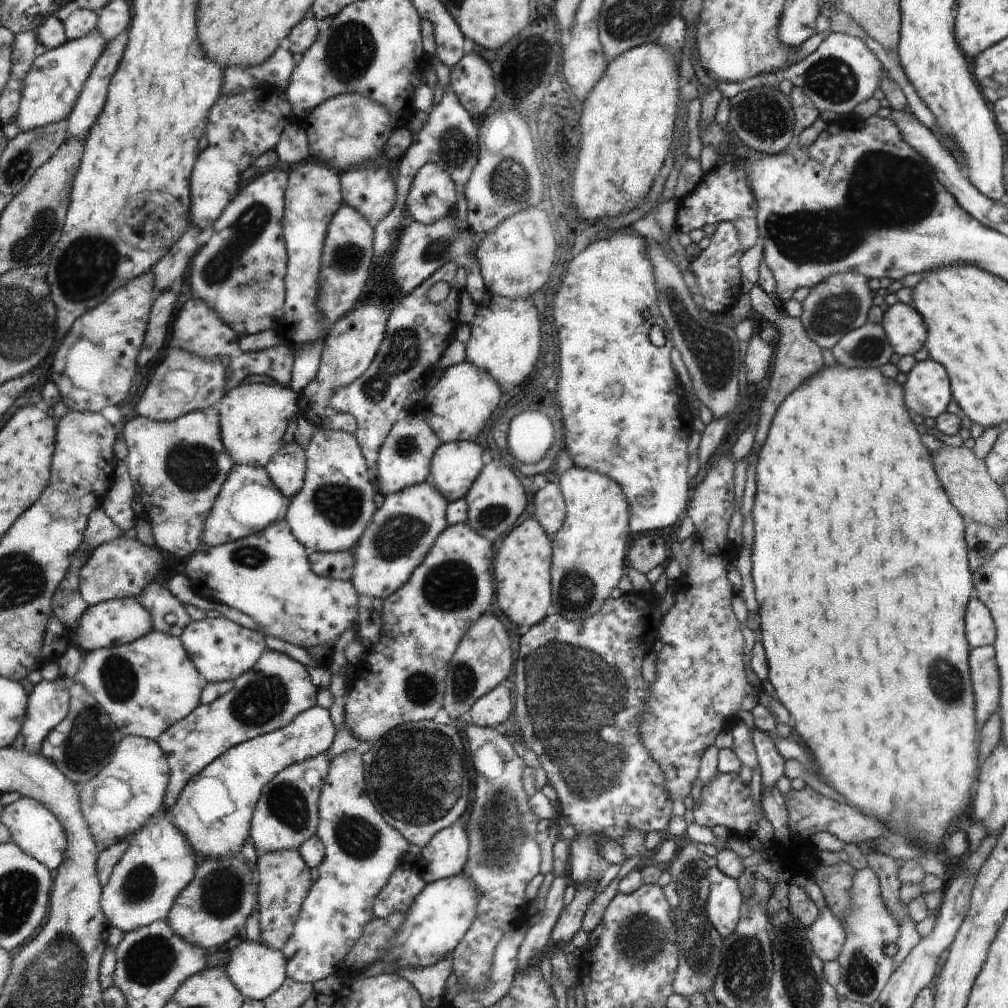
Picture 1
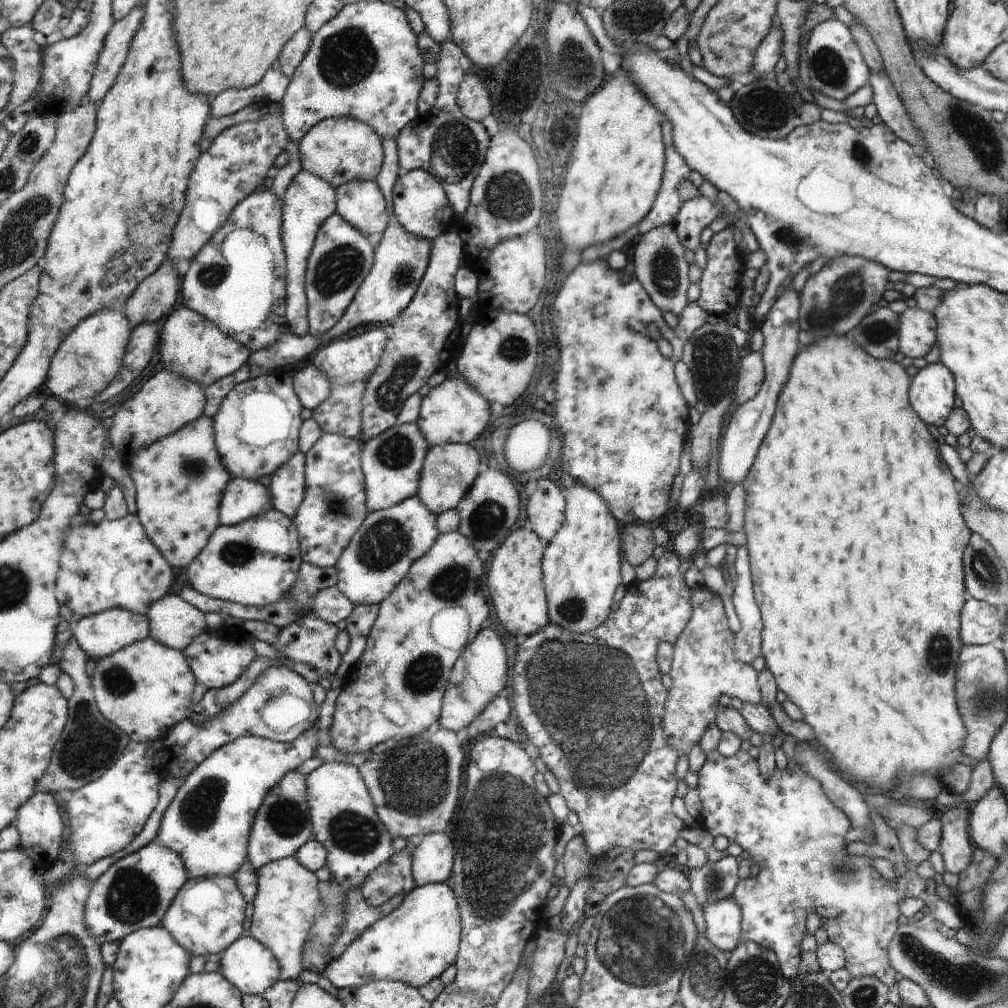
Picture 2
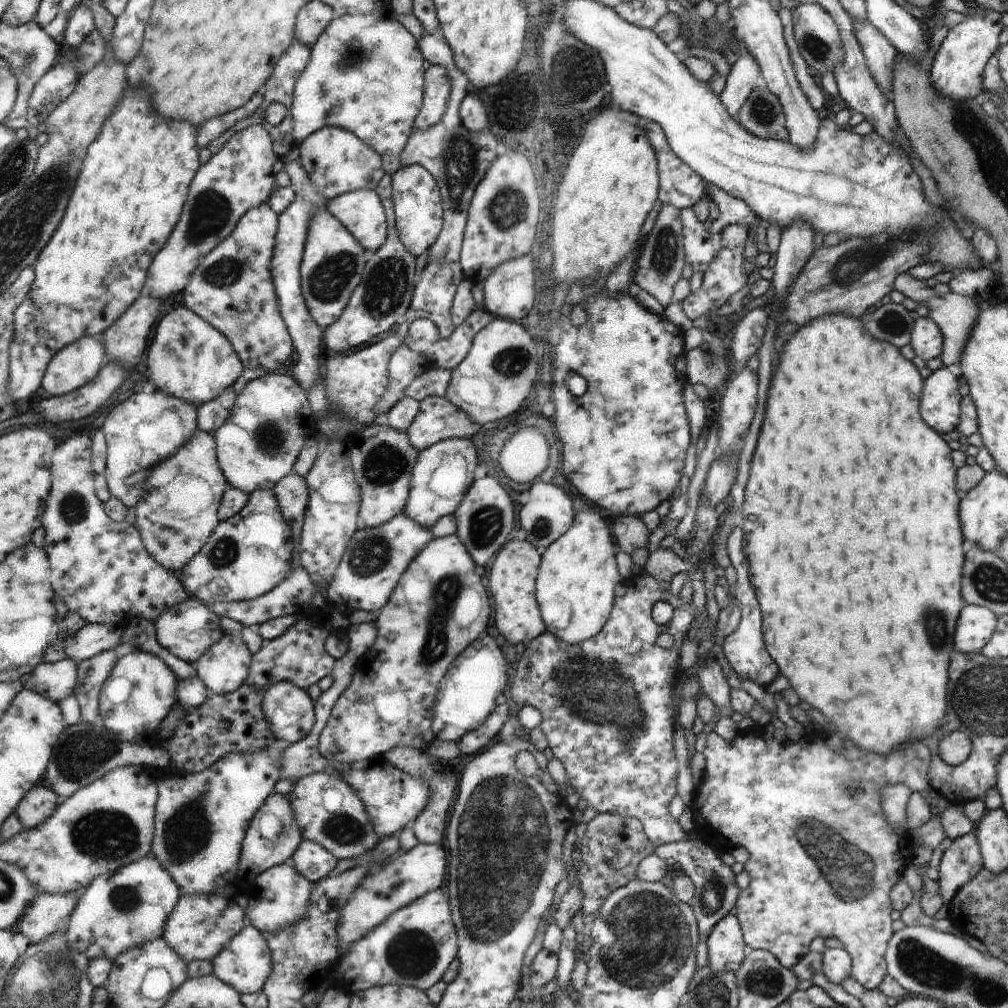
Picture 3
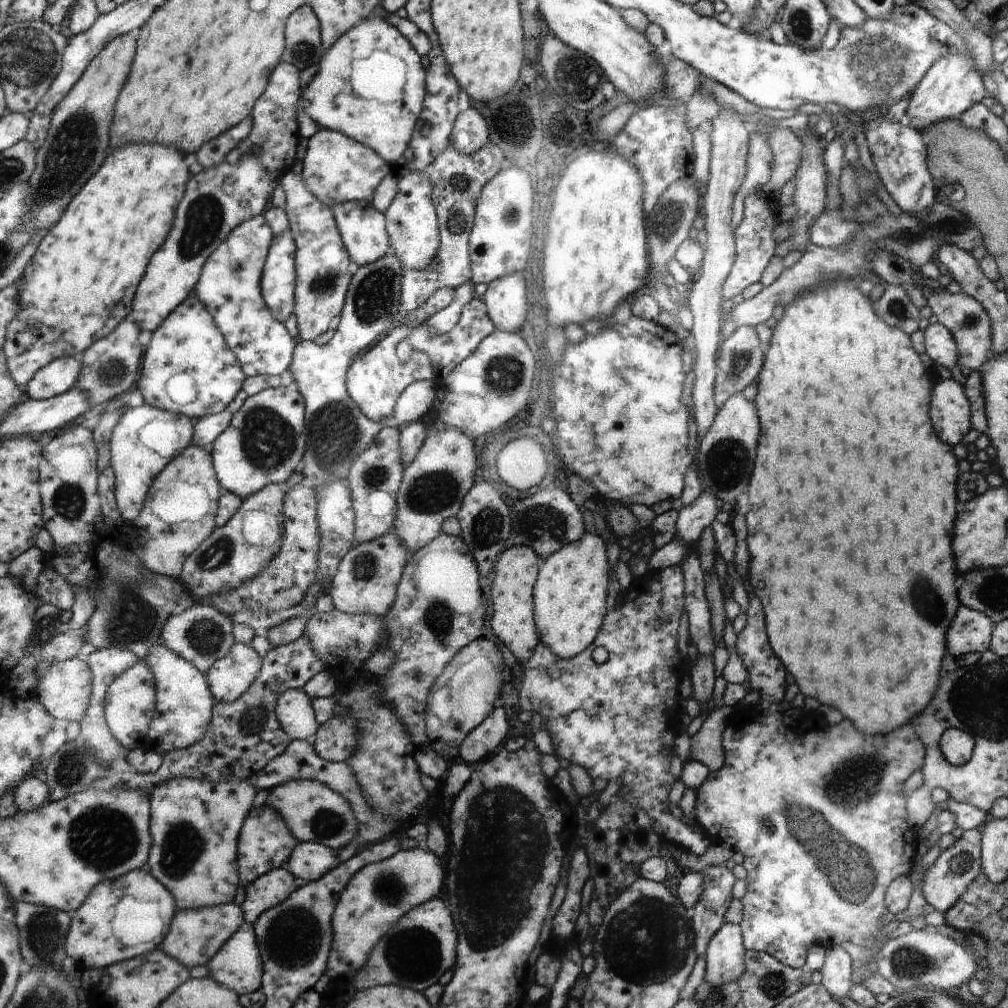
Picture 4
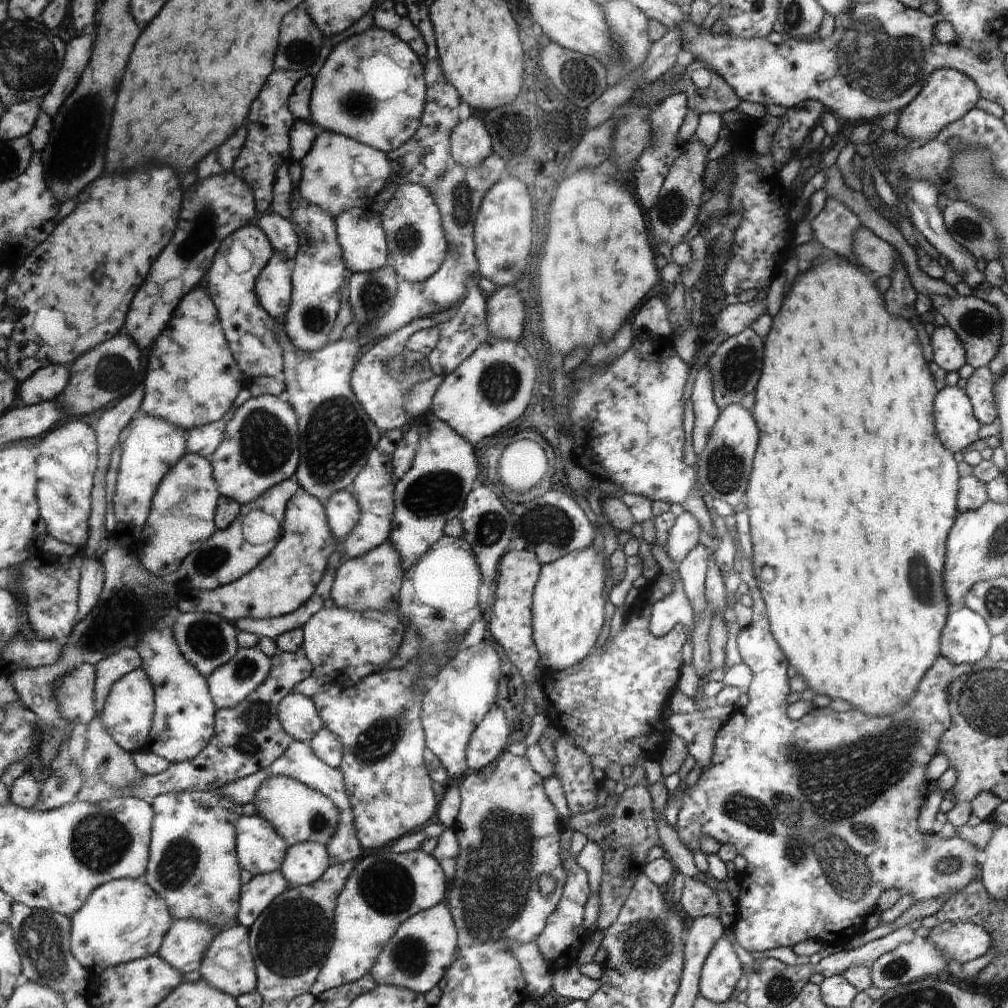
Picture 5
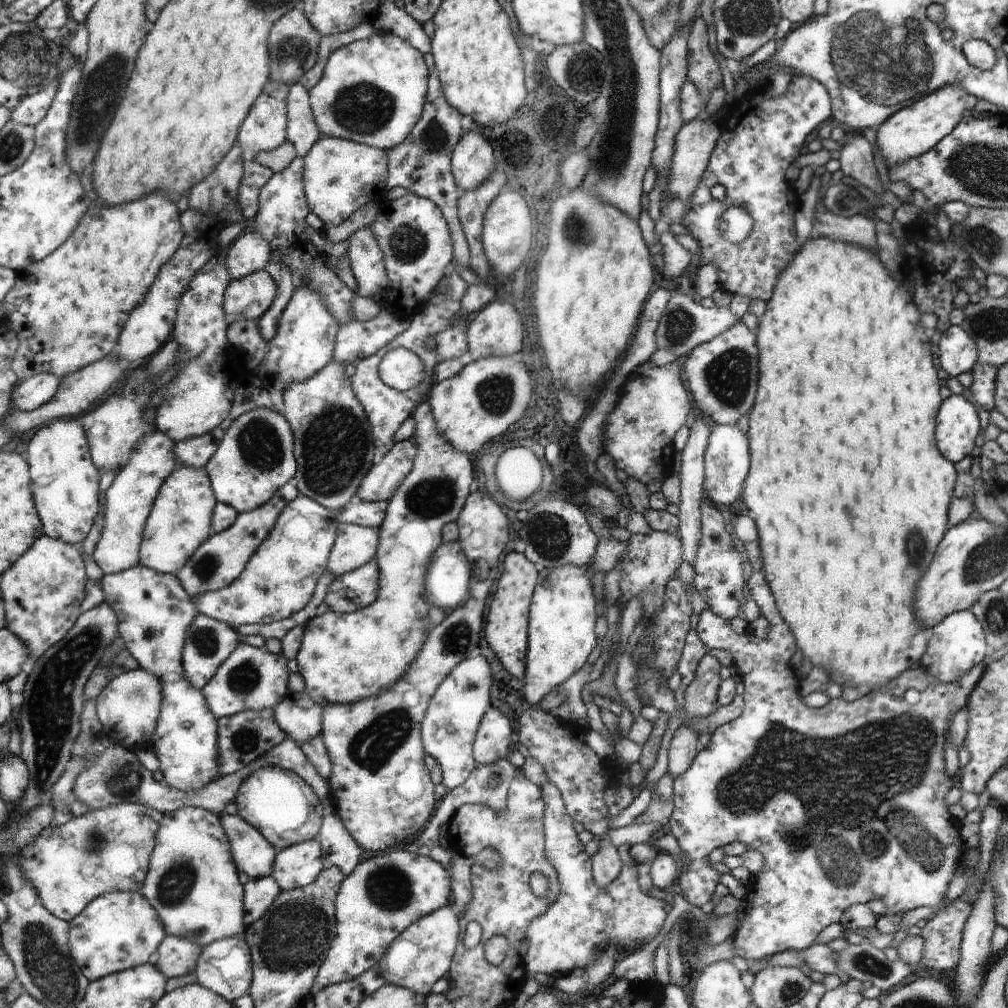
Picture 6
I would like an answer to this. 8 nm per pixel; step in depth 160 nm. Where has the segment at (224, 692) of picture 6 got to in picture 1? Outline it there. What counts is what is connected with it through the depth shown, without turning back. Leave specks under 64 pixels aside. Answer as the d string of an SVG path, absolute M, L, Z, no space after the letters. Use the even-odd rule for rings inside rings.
M223 615L204 618L202 621L193 621L184 630L181 640L198 670L204 674L205 678L208 678L209 682L238 680L240 676L254 668L254 664L257 664L267 649L262 633L241 626Z

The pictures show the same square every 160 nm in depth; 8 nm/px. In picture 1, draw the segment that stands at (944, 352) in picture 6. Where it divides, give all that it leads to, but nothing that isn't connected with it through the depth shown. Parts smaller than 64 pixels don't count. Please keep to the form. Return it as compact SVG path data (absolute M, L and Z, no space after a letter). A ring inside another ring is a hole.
M904 303L890 305L883 314L881 325L899 356L913 355L926 343L925 320L912 306Z

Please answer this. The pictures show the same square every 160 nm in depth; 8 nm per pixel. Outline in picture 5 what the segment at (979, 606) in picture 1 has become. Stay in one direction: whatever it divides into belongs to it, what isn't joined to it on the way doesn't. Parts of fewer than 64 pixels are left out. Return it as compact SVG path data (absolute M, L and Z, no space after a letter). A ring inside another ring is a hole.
M962 606L952 611L946 619L945 626L946 628L941 632L940 654L953 665L961 665L963 662L973 665L986 657L991 632L988 632L988 622L973 609Z

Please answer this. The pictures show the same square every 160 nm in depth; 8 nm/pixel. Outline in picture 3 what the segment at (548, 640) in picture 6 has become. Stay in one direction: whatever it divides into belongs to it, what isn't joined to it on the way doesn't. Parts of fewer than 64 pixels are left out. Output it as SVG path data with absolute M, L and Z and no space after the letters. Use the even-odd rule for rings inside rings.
M592 509L578 513L569 531L546 547L541 555L542 576L537 576L537 601L542 604L541 617L546 620L546 630L569 645L584 643L604 630L608 614L612 614L614 592L620 580L614 556L616 552L606 523Z

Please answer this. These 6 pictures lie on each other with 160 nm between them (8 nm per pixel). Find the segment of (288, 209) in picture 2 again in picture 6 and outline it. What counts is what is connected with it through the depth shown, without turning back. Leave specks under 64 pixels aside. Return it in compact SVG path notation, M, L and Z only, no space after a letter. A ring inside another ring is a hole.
M265 268L234 279L225 300L225 313L230 326L244 319L258 321L272 306L277 292L277 283Z

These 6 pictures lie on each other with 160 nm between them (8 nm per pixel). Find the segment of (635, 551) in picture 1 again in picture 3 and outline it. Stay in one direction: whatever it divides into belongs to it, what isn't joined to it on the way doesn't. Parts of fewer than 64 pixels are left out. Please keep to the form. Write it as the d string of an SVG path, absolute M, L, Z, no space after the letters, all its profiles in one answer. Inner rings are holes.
M620 515L612 524L614 538L618 541L619 548L630 554L636 548L646 547L651 530L646 524L636 518L636 515Z

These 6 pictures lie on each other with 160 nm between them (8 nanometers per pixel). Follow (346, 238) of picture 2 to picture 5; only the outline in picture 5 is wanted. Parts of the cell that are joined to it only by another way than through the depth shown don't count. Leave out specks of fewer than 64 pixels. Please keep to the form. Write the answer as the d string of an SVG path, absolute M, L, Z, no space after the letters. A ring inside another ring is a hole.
M294 189L292 224L299 240L292 273L292 295L289 306L286 307L283 327L288 340L302 352L313 353L326 347L328 336L334 328L336 312L340 308L340 286L344 261L341 245L336 242L337 228L334 228L333 218L325 212L304 200Z

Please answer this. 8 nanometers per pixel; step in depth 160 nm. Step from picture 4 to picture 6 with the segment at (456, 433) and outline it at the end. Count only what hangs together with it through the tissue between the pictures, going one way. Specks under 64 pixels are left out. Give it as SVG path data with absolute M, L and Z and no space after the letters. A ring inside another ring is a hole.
M425 399L422 400L420 406L413 412L415 420L415 434L413 440L417 445L417 456L414 461L412 470L409 475L400 484L398 490L394 493L394 496L386 502L388 504L388 511L385 516L384 522L381 524L378 531L380 532L380 546L377 547L378 566L380 568L380 594L377 596L376 602L370 604L369 607L363 608L361 611L353 613L335 613L327 611L325 614L314 616L308 622L303 632L301 640L301 647L295 656L298 663L298 674L302 676L305 682L304 692L318 704L324 705L344 705L350 707L353 704L363 701L364 699L374 699L378 695L382 695L385 691L388 691L391 687L394 687L403 677L407 674L410 666L414 664L414 660L422 651L423 645L426 643L429 636L429 620L428 613L431 607L429 603L429 596L427 595L427 573L431 566L431 562L434 559L434 554L437 552L437 548L444 542L444 528L450 523L457 522L460 518L461 511L464 510L464 502L468 502L466 498L469 498L470 484L474 482L474 476L472 476L472 464L470 464L470 456L468 453L461 453L458 449L455 449L453 445L448 444L443 438L441 433L437 431L437 424L433 417L433 407Z

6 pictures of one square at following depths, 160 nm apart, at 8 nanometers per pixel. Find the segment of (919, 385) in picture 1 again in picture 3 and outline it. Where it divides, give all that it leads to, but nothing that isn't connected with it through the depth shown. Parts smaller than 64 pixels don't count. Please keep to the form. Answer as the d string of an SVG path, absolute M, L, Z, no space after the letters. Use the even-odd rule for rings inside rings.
M943 366L926 379L926 392L921 392L922 416L944 435L956 430L960 423L958 379Z

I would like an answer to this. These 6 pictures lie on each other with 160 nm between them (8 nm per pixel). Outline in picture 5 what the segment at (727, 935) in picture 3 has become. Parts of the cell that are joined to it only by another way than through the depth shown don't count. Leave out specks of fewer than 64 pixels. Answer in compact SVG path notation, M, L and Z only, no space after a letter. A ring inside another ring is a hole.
M724 936L709 950L699 978L699 994L713 1003L726 1003L737 989L744 966Z

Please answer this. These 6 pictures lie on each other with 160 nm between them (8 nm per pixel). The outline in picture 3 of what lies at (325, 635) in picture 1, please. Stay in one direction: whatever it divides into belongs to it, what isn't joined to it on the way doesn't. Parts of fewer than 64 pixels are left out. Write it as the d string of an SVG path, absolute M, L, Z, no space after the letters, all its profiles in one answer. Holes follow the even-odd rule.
M271 489L251 492L244 511L220 523L209 543L196 555L180 574L192 598L200 599L211 607L221 602L247 601L272 591L290 574L294 559L293 533Z

